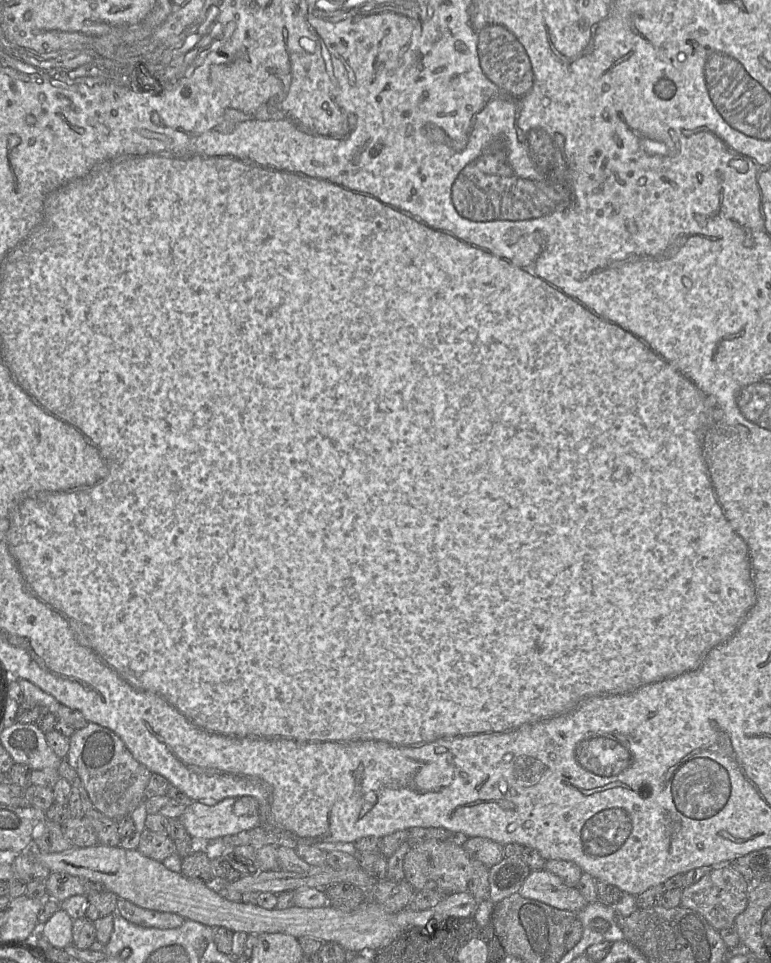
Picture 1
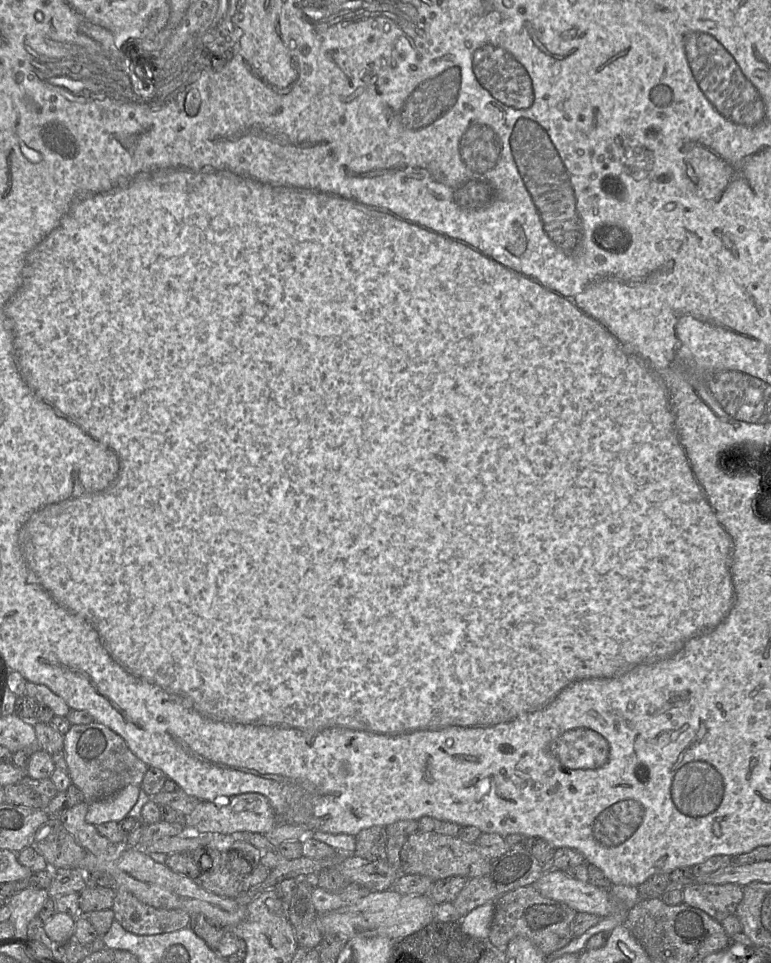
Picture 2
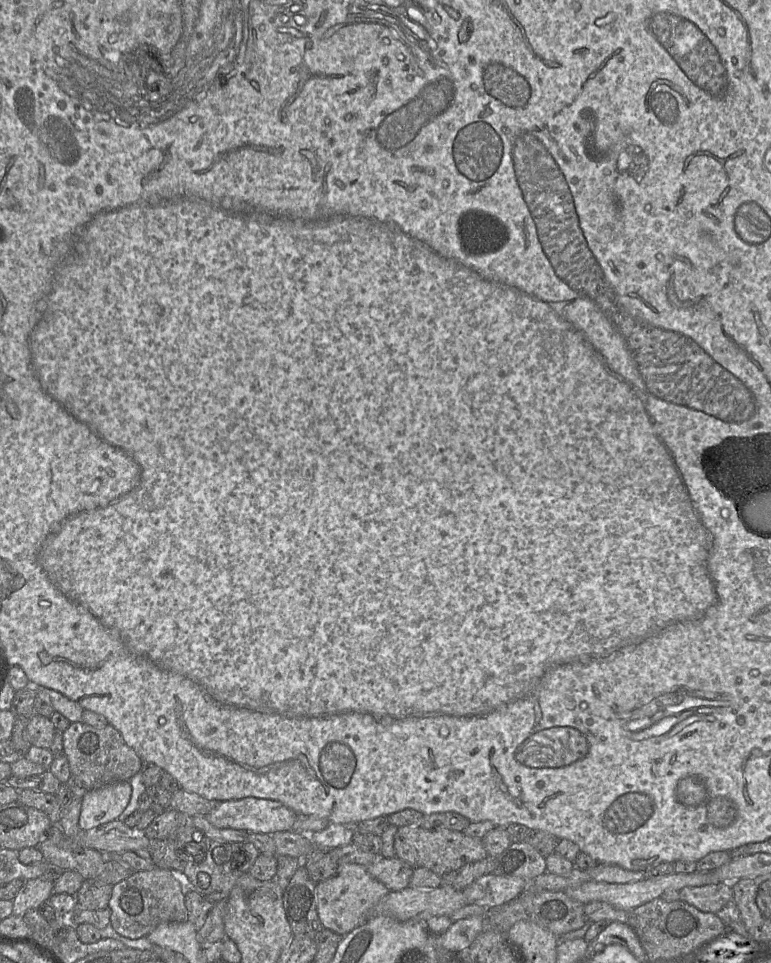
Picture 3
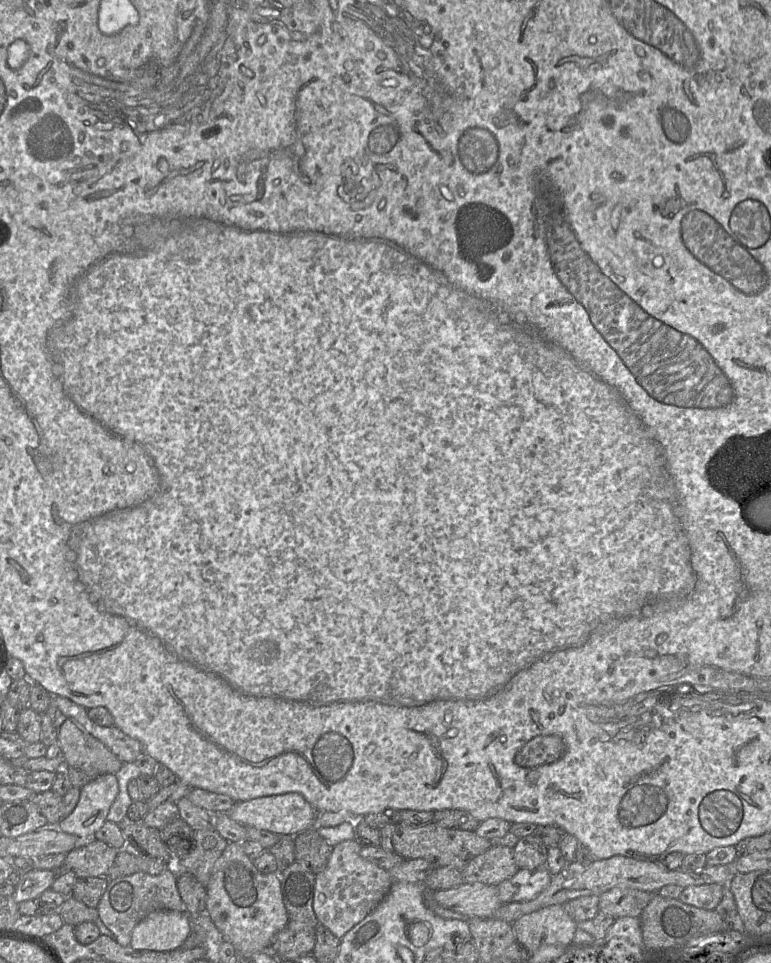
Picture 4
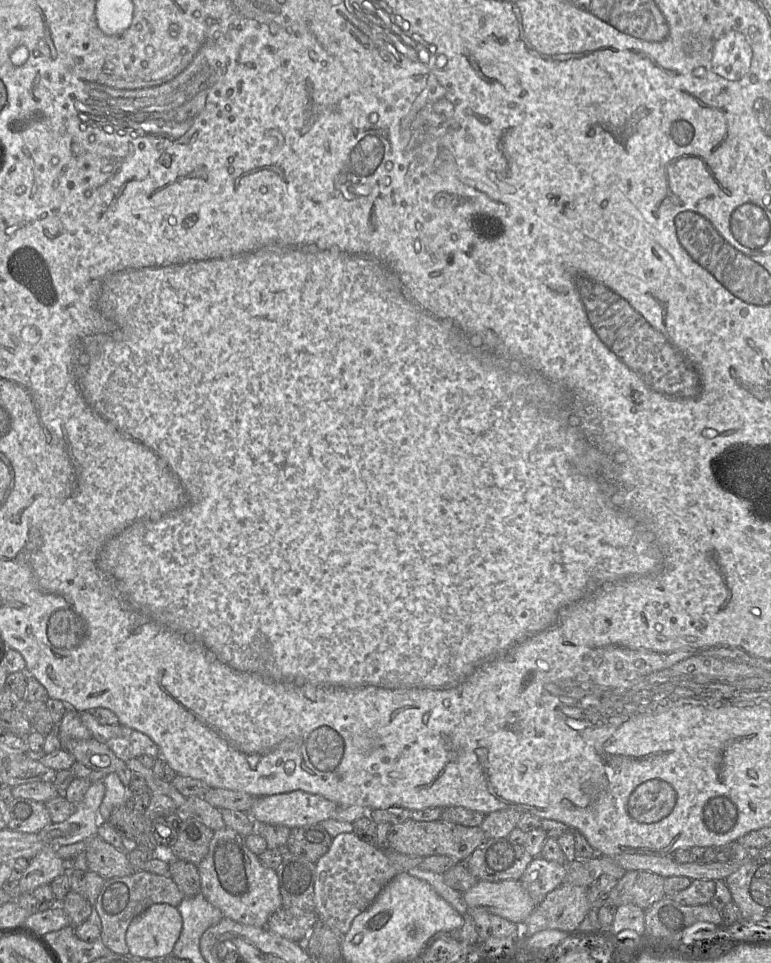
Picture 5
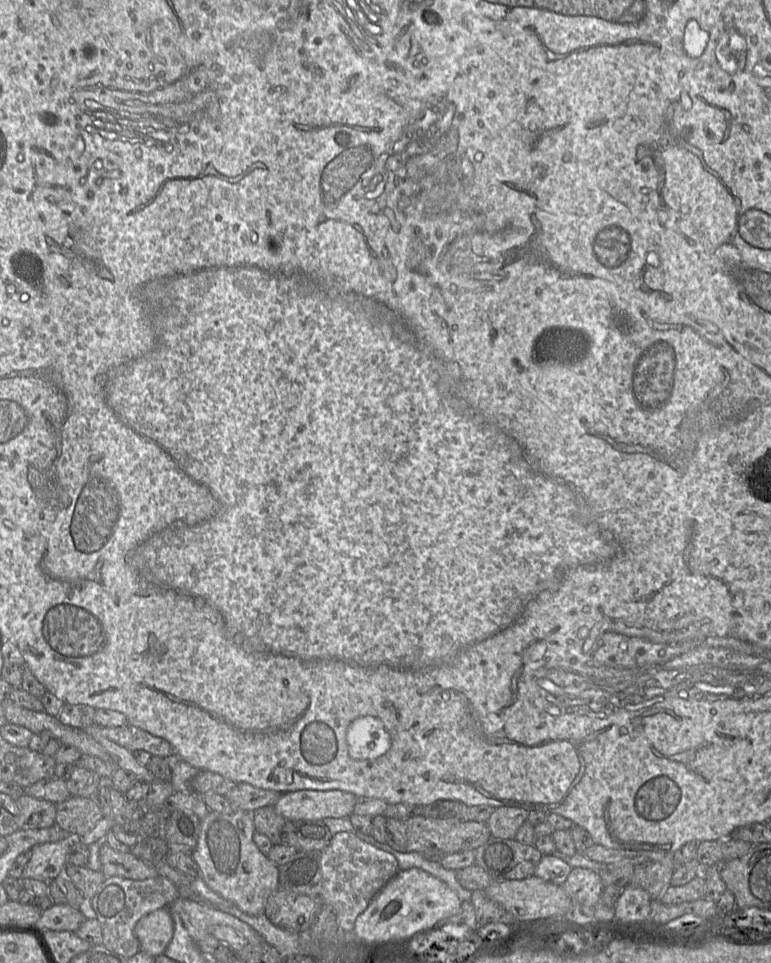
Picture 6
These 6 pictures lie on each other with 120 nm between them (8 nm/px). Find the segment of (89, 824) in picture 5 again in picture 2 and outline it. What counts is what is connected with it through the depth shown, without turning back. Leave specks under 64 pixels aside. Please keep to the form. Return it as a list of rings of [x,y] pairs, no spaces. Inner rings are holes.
[[[128,785],[111,797],[88,803],[86,821],[94,826],[122,821],[136,804],[140,788],[137,785]]]

